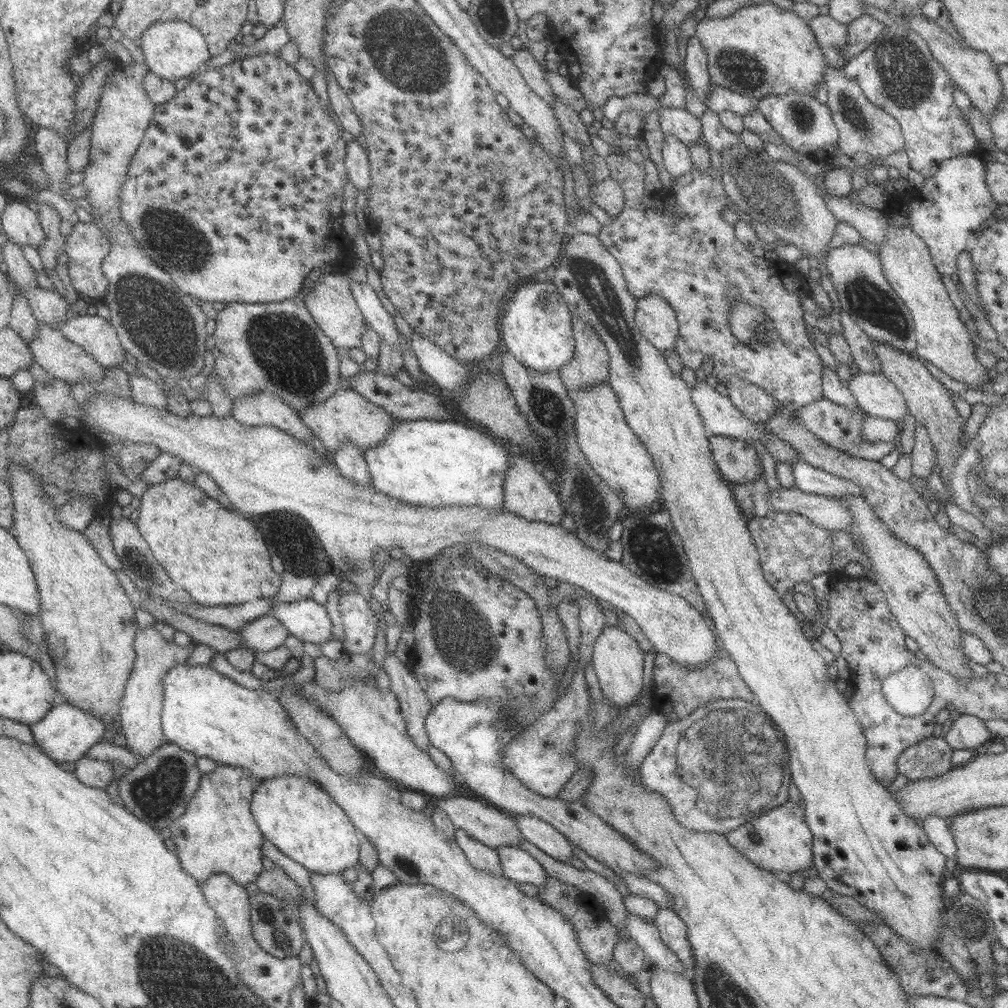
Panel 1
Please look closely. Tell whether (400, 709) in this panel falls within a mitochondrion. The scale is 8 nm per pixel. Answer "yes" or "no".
no

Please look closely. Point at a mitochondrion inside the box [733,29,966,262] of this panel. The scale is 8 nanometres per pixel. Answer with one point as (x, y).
(907, 76)

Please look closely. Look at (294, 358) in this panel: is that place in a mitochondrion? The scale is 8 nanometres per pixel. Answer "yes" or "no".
yes

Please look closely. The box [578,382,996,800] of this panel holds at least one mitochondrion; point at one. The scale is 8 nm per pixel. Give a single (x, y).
(654, 550)

